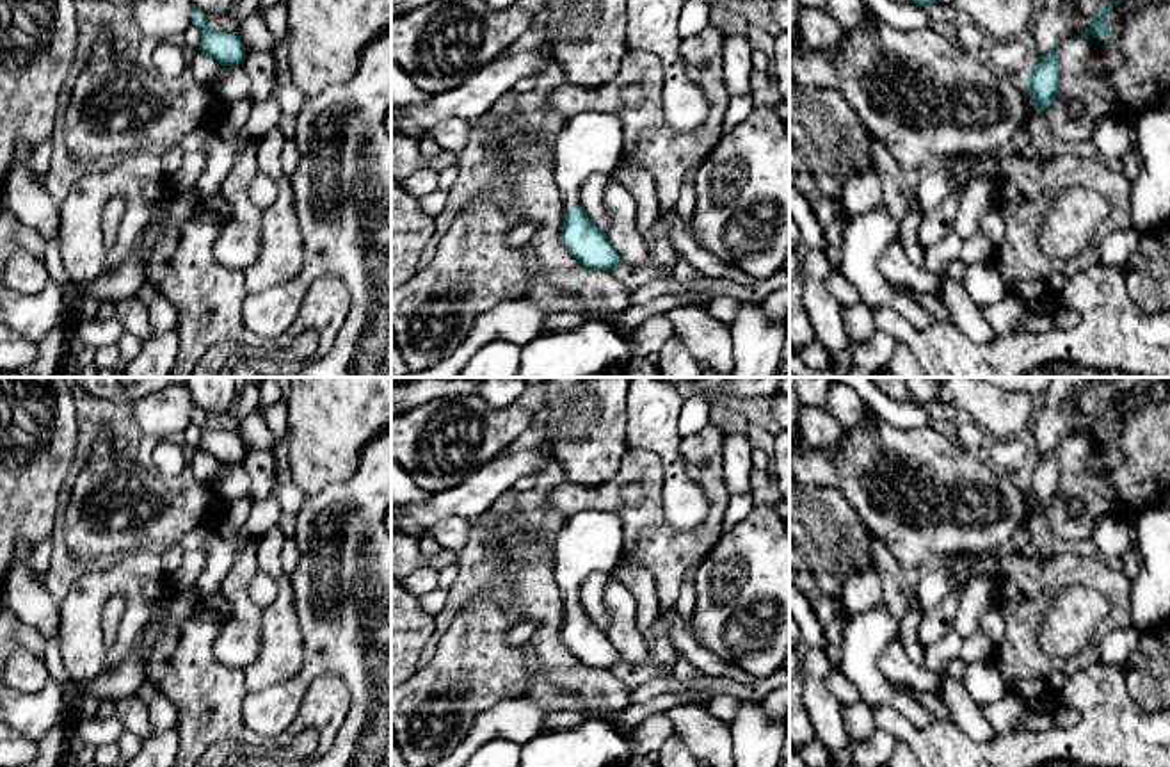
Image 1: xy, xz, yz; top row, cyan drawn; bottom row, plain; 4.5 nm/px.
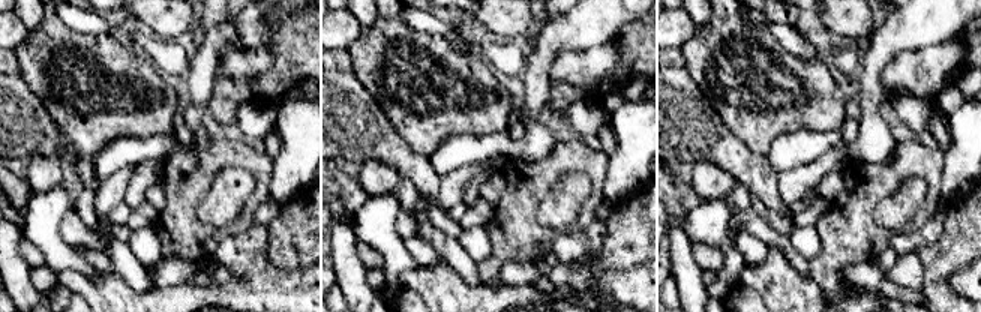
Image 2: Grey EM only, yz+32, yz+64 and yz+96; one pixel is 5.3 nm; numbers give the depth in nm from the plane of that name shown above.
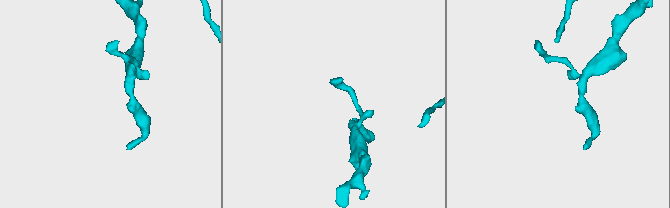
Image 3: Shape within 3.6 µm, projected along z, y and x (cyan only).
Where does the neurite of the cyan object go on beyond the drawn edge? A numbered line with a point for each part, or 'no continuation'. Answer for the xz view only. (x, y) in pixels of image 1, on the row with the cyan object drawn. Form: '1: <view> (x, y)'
1: xz (589, 143)

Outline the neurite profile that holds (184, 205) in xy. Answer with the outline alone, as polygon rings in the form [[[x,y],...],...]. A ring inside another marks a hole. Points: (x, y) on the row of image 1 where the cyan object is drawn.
[[[194,192],[176,194],[171,206],[169,215],[172,221],[185,221],[192,214],[196,214],[197,198]]]

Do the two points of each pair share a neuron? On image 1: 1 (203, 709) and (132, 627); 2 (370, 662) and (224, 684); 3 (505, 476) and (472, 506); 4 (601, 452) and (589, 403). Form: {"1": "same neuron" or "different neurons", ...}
{"1": "same neuron", "2": "different neurons", "3": "same neuron", "4": "same neuron"}

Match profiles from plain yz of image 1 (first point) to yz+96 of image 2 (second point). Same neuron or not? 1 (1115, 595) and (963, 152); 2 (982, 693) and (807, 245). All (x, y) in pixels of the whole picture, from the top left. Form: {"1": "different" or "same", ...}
{"1": "different", "2": "same"}

